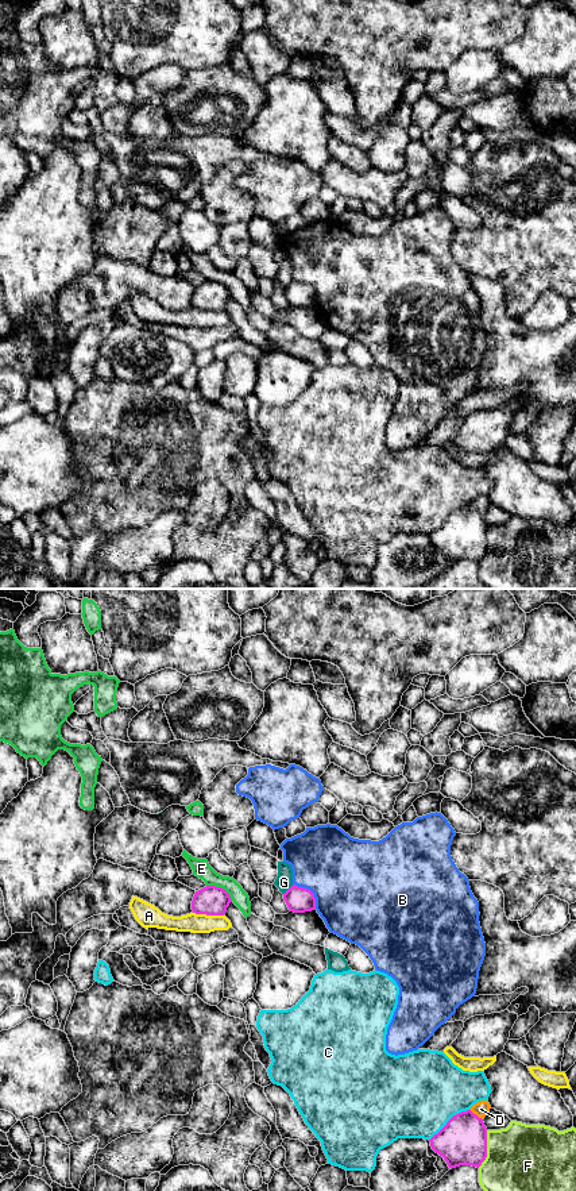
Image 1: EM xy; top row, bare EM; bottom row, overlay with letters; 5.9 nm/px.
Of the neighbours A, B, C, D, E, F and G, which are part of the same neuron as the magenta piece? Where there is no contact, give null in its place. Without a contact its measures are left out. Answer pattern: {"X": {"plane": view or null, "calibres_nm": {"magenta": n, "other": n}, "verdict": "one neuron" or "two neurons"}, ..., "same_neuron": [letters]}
{"A": {"plane": "xy", "calibres_nm": {"magenta": 180, "other": 120}, "verdict": "two neurons"}, "B": {"plane": "xy", "calibres_nm": {"magenta": 160, "other": 480}, "verdict": "two neurons"}, "C": {"plane": "xy", "calibres_nm": {"magenta": 280, "other": 500}, "verdict": "two neurons"}, "D": {"plane": "xy", "calibres_nm": {"magenta": 280, "other": 90}, "verdict": "two neurons"}, "E": {"plane": "xy", "calibres_nm": {"magenta": 180, "other": 110}, "verdict": "two neurons"}, "F": {"plane": "xy", "calibres_nm": {"magenta": 280, "other": 480}, "verdict": "two neurons"}, "G": {"plane": "xy", "calibres_nm": {"magenta": 160, "other": 100}, "verdict": "two neurons"}, "same_neuron": []}

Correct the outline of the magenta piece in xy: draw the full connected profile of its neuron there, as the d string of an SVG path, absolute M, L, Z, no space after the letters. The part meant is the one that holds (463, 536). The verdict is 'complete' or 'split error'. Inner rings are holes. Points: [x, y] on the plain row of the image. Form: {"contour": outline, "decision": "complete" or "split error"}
{"contour": "M471 505L453 510L429 536L451 564L460 560L479 563L487 552L487 523Z", "decision": "complete"}

